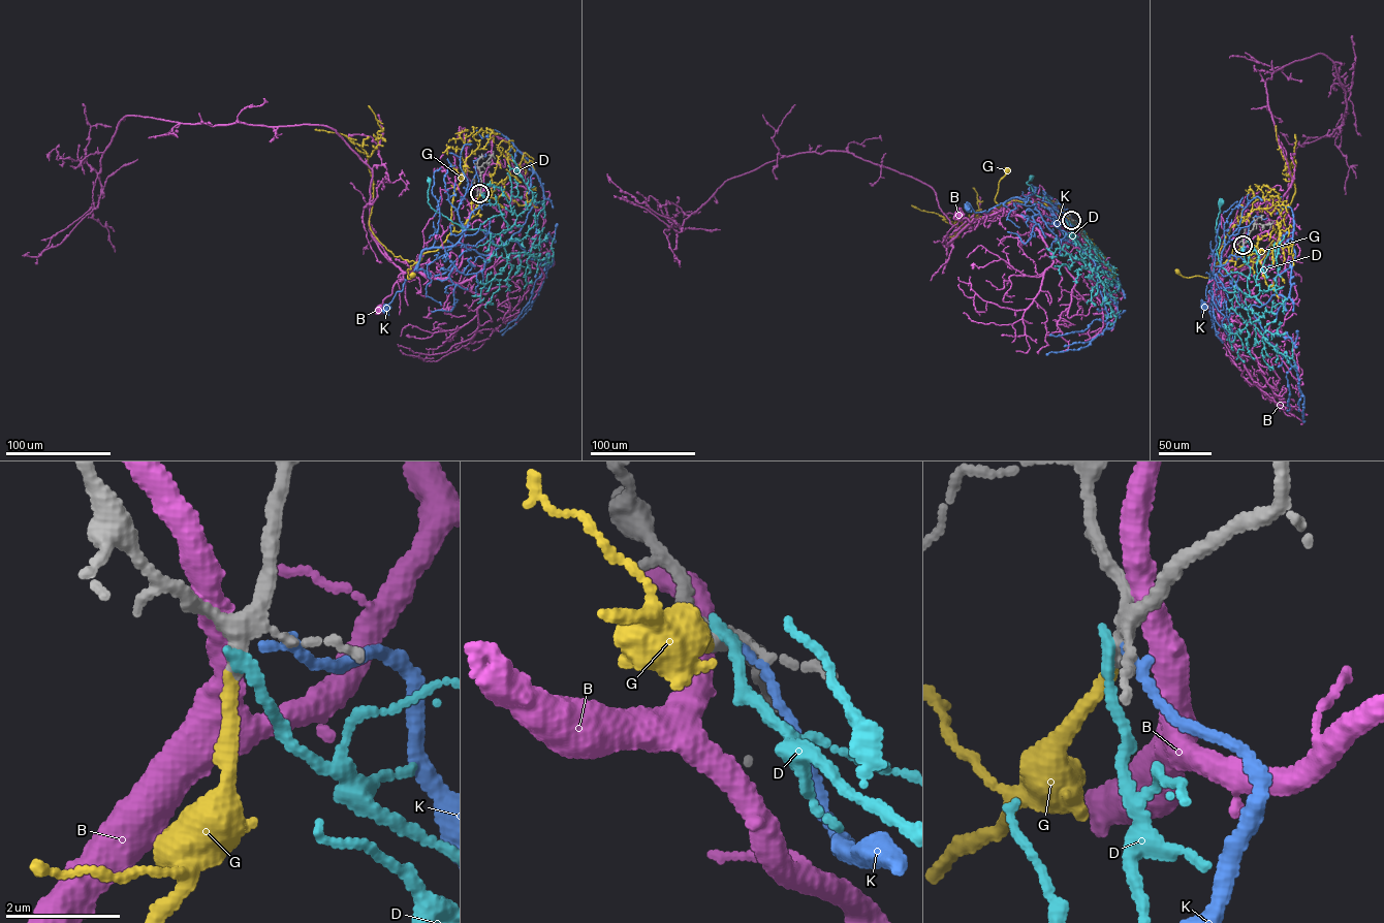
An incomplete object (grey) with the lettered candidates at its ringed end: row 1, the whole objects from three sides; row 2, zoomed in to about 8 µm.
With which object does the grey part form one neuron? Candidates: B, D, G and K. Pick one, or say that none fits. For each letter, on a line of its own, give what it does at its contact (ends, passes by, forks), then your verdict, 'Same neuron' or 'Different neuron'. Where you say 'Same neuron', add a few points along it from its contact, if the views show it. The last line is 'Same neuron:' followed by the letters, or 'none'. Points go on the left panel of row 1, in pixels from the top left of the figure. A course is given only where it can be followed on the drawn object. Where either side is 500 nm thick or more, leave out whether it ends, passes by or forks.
B: It passes by. Different neuron
D: It ends there. Different neuron
G: It ends there. Same neuron. Its course: (479, 193), (473, 216), (459, 231), (451, 232), (437, 250), (422, 254), (407, 271), (407, 279), (412, 275)
K: It ends there. Different neuron
Same neuron: G

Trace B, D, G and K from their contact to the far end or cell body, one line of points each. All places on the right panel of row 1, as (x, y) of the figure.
B: (1243, 244), (1223, 269), (1221, 296), (1215, 304), (1215, 289), (1226, 286), (1222, 301), (1210, 308)
D: (1243, 245), (1250, 273), (1248, 297), (1218, 260), (1216, 250), (1220, 240), (1215, 229), (1221, 201)
G: (1243, 245), (1232, 260), (1221, 265), (1218, 261), (1216, 263), (1212, 271), (1215, 279), (1185, 277), (1177, 272)
K: (1243, 245), (1239, 256), (1230, 255), (1218, 273), (1214, 275), (1210, 265), (1209, 283), (1215, 292), (1203, 307)

